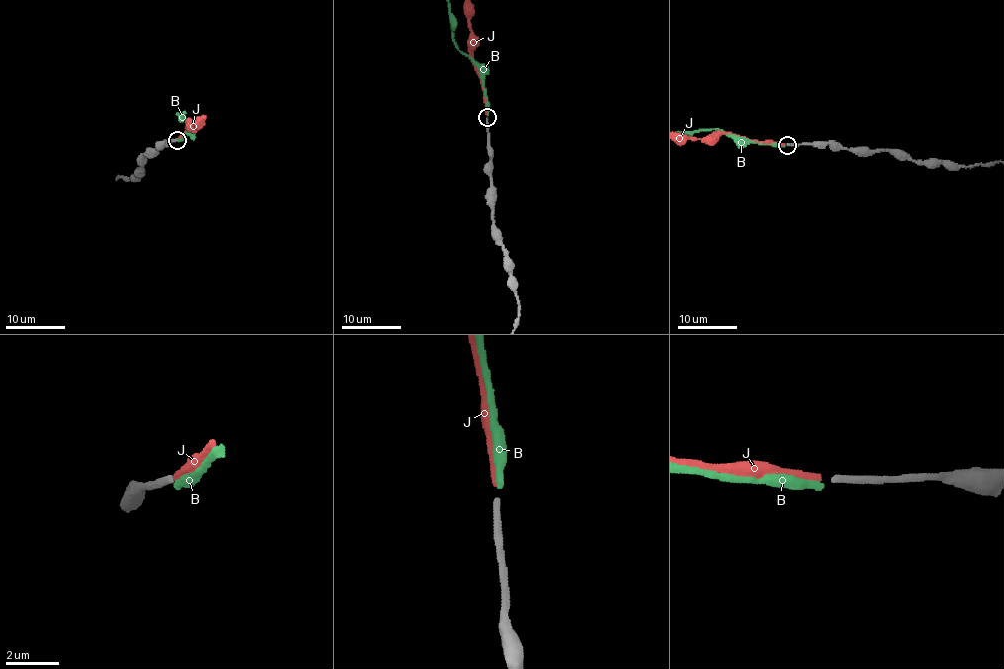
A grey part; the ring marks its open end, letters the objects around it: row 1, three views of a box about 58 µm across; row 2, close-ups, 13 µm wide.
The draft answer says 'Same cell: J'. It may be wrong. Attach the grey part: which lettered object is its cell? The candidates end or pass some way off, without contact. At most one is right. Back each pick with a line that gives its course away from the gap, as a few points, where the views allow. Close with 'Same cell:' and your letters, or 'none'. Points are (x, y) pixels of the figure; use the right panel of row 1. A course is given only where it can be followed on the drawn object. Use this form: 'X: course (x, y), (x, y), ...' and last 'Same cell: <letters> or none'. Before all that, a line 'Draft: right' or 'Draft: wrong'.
Draft: right
Same cell: J

